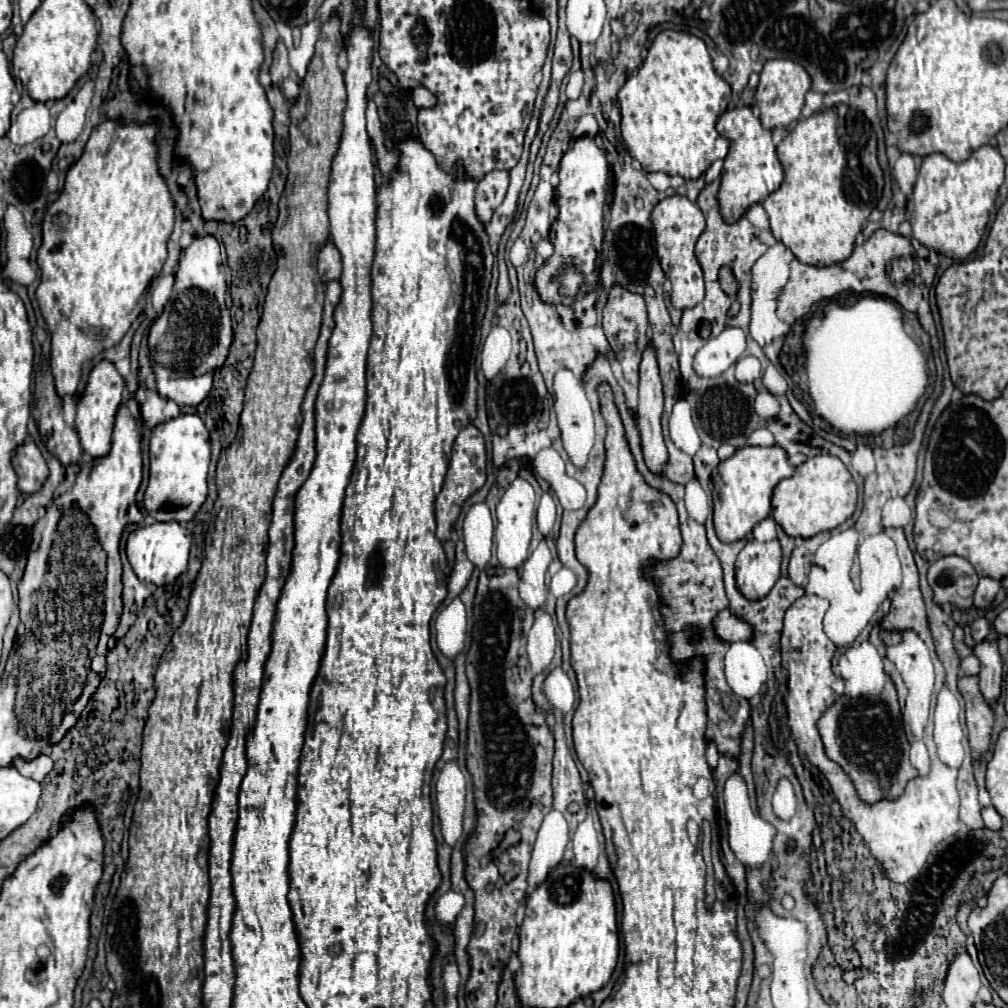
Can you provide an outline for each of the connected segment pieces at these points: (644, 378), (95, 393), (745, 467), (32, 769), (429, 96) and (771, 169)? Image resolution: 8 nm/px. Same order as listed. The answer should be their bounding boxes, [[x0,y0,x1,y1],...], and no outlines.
[[637,345,669,473],[77,361,125,457],[711,445,793,543],[15,755,53,781],[411,85,437,109],[717,107,783,223]]

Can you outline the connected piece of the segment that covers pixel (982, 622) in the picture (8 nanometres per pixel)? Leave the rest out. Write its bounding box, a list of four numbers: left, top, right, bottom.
[971,619,991,643]

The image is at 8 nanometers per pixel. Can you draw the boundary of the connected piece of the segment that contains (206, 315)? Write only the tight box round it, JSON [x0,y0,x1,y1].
[149,237,233,405]

